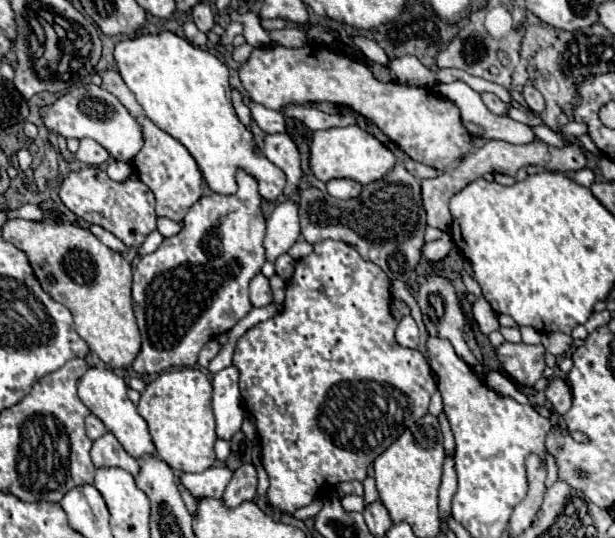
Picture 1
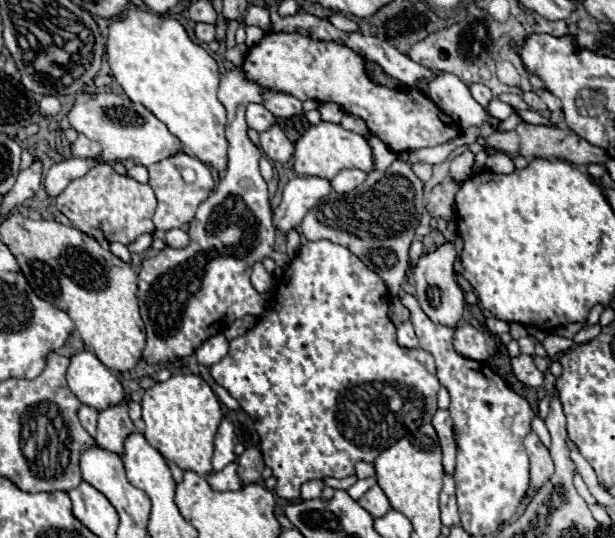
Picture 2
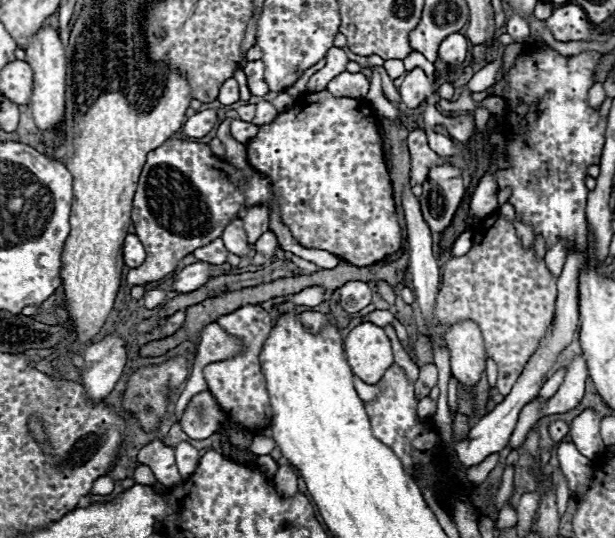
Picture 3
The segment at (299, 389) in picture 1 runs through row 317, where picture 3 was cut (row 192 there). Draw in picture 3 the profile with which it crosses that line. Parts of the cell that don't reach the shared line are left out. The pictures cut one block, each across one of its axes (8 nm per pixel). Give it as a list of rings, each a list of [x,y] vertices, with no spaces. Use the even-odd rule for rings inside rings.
[[[328,90],[322,92],[310,92],[304,94],[290,110],[280,112],[272,124],[264,124],[260,126],[260,132],[256,138],[252,138],[248,142],[248,160],[250,164],[262,172],[264,176],[268,176],[270,184],[274,186],[274,194],[278,198],[278,206],[280,206],[280,216],[284,220],[284,224],[290,228],[290,232],[294,234],[294,238],[304,246],[304,248],[314,248],[314,250],[328,250],[340,258],[344,258],[350,264],[376,264],[378,260],[384,260],[388,254],[396,252],[402,246],[402,230],[398,224],[398,216],[396,216],[396,208],[394,208],[394,198],[392,198],[392,184],[390,184],[390,174],[384,162],[384,152],[382,152],[382,138],[378,132],[378,126],[374,122],[374,116],[370,112],[368,106],[362,106],[360,100],[354,98],[334,98]]]

